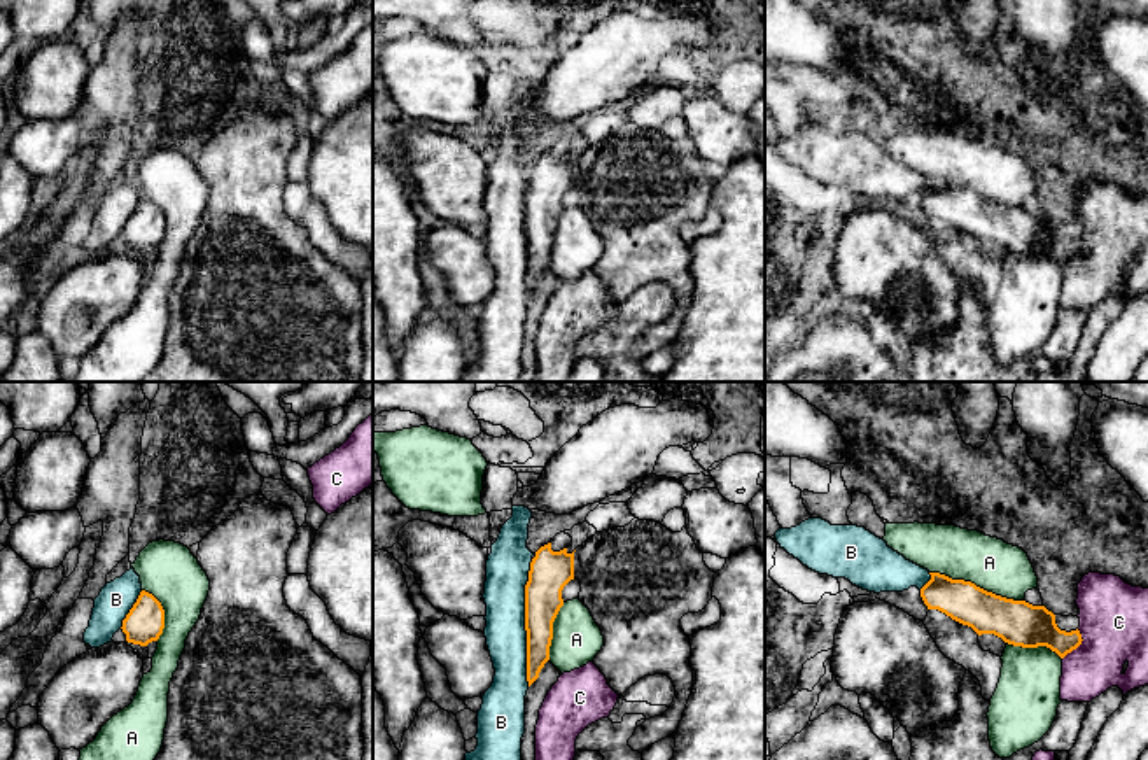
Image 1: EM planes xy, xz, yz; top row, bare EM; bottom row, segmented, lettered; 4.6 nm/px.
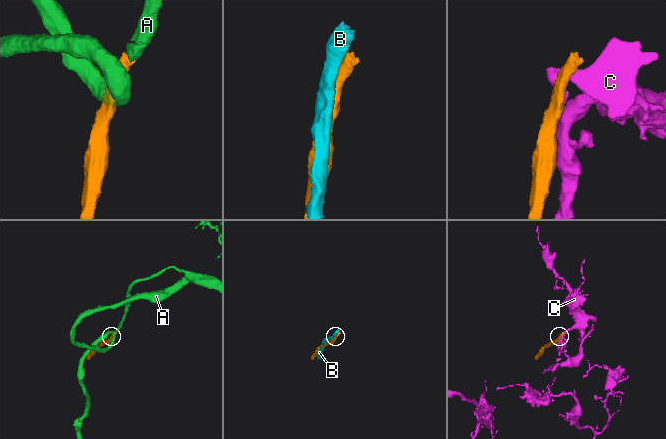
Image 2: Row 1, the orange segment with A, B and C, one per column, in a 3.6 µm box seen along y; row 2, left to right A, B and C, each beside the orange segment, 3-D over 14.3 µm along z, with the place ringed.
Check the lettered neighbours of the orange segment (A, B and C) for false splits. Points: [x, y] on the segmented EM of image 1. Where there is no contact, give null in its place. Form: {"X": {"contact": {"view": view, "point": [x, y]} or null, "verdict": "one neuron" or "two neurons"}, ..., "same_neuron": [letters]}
{"A": {"contact": {"view": "yz", "point": [975, 585]}, "verdict": "one neuron"}, "B": {"contact": {"view": "xz", "point": [525, 622]}, "verdict": "two neurons"}, "C": {"contact": {"view": "yz", "point": [1078, 645]}, "verdict": "two neurons"}, "same_neuron": ["A"]}

